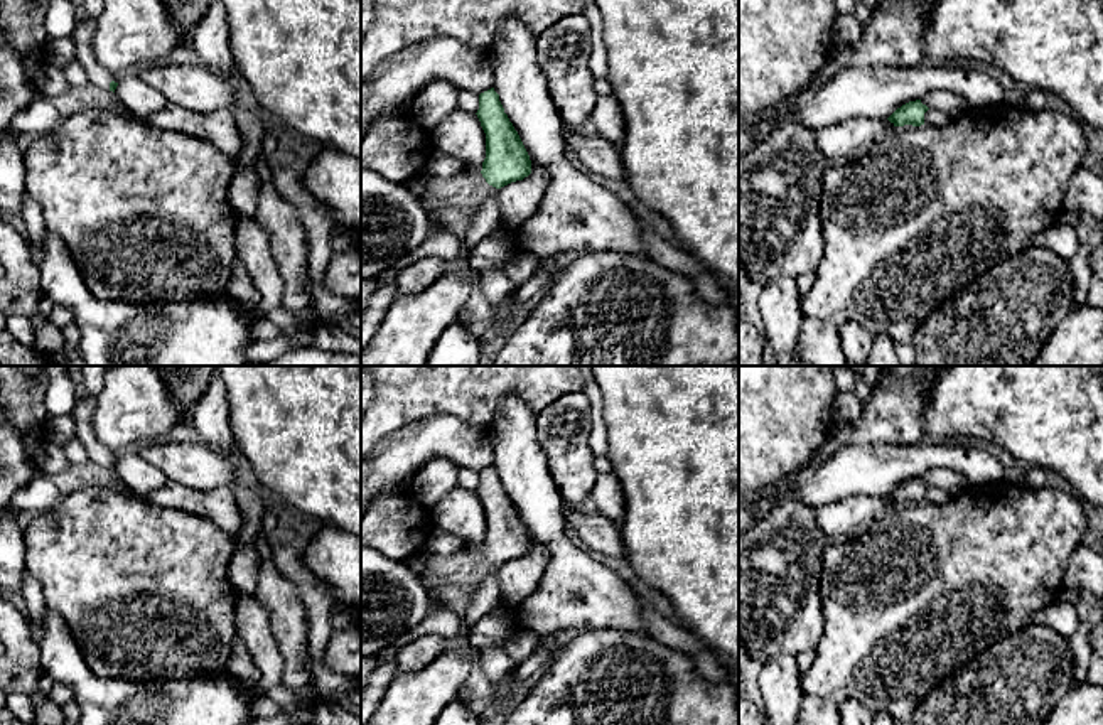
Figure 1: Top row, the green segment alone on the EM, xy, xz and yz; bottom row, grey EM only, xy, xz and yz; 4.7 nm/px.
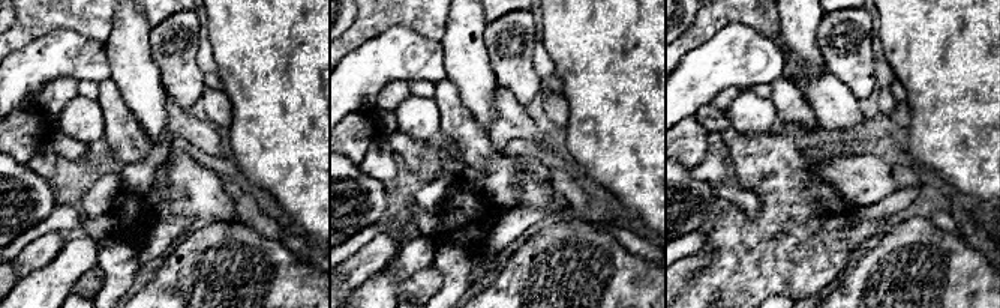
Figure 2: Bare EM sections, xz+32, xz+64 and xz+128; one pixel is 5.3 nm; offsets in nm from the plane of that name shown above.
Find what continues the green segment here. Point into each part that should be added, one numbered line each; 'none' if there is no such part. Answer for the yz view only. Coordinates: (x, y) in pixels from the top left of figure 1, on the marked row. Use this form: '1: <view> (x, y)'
1: yz (931, 117)

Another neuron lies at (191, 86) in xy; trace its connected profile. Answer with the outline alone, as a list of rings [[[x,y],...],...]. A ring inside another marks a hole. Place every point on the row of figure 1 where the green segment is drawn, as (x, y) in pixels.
[[[201,64],[147,66],[135,74],[169,103],[189,111],[229,110],[234,103],[231,81]]]

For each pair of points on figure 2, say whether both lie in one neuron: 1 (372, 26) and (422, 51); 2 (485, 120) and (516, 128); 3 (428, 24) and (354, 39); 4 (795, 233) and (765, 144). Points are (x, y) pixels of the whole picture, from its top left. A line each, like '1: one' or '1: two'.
1: two
2: two
3: one
4: one

